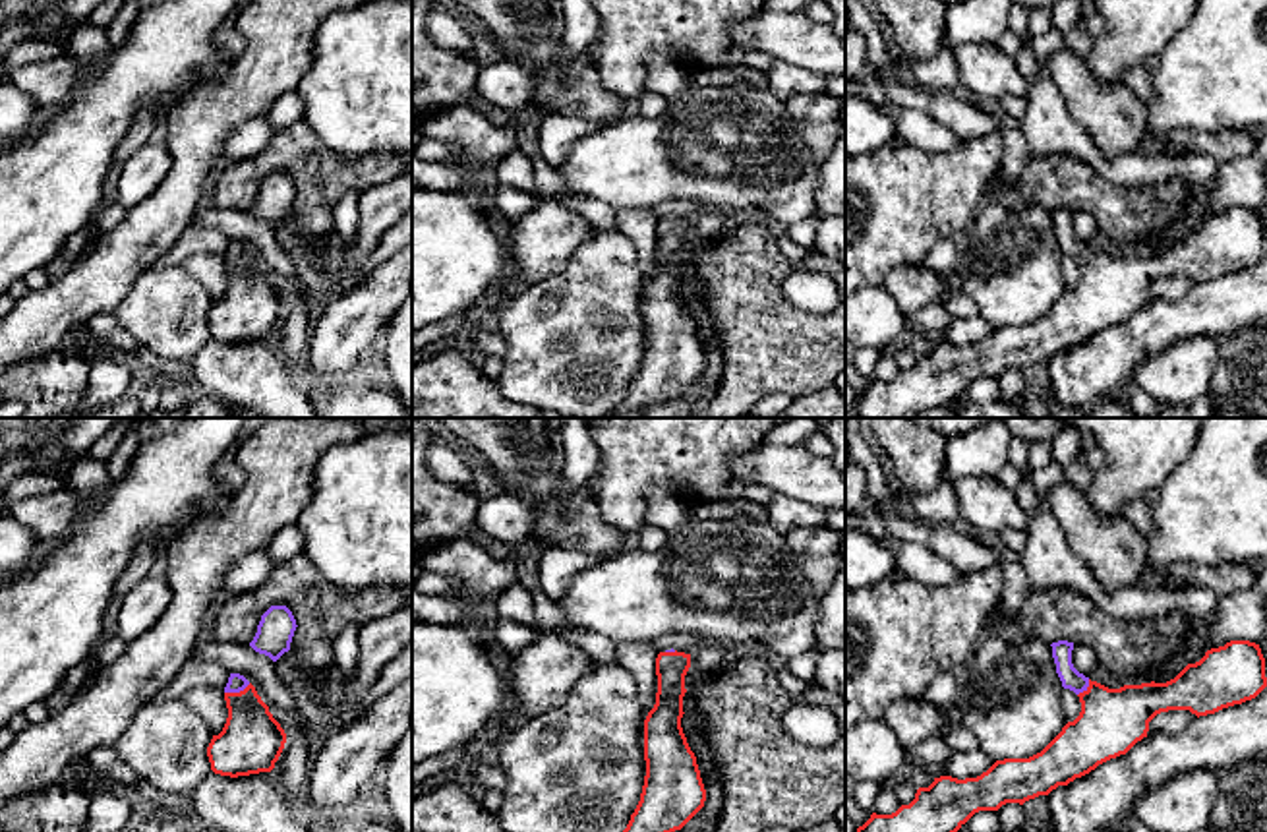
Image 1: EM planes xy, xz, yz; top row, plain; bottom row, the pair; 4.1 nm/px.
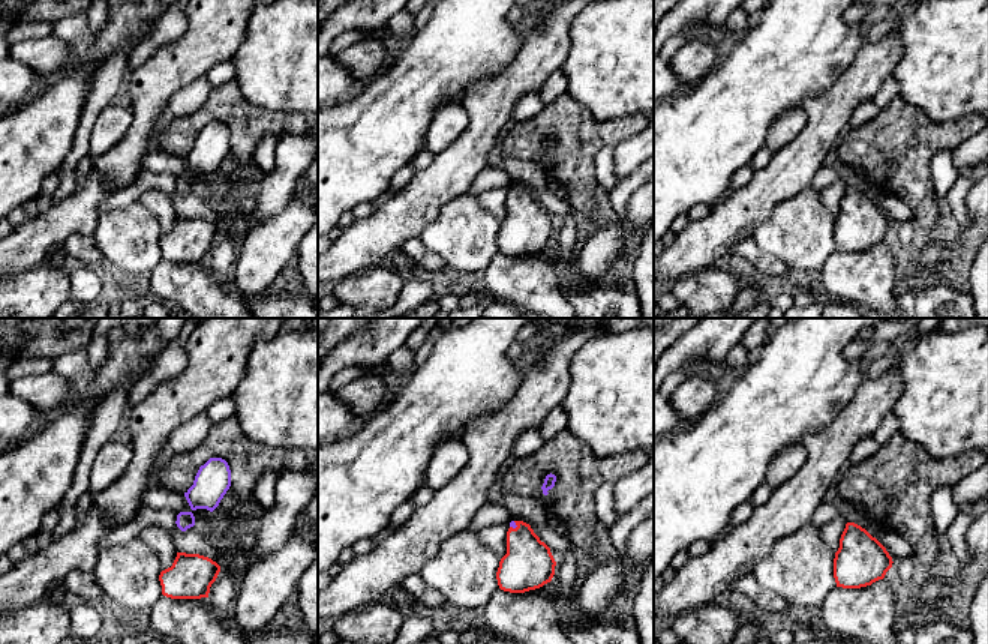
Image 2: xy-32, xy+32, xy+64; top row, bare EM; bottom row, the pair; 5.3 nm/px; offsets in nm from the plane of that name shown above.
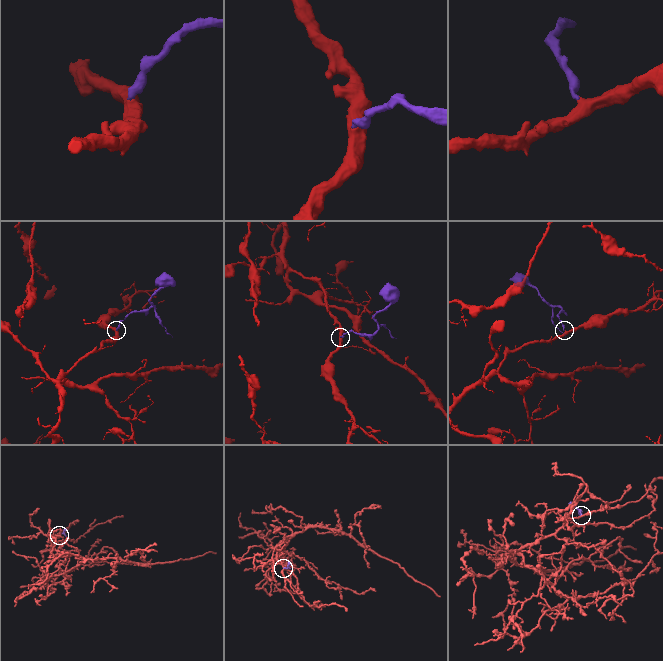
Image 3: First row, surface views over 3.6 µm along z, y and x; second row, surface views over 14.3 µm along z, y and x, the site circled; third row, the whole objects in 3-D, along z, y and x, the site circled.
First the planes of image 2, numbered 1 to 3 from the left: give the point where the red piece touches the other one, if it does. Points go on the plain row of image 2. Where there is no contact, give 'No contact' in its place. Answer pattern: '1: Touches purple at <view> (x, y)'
1: No contact
2: Touches purple at xy+32 (516, 189)
3: No contact

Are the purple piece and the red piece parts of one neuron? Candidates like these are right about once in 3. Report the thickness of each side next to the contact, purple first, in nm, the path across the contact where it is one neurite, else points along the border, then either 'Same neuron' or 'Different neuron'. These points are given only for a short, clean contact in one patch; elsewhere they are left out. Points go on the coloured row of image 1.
Thickness 70 nm (purple) against 260 nm. Path across: xy (236, 682), (236, 691), (248, 714), (252, 740). Same neuron

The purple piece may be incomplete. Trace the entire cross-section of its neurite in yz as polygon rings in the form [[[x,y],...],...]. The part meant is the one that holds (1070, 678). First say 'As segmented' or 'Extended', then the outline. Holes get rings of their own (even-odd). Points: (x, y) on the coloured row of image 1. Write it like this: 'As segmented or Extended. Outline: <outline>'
Extended. Outline: [[[1250,640],[1207,650],[1166,683],[1120,689],[1079,673],[1072,664],[1074,642],[1050,646],[1062,687],[1081,702],[1074,722],[1029,758],[996,760],[977,778],[934,778],[928,787],[917,789],[909,805],[892,815],[872,813],[857,832],[958,832],[979,811],[1023,805],[1126,755],[1147,737],[1149,722],[1161,712],[1190,710],[1199,718],[1252,700],[1267,687],[1265,658]]]

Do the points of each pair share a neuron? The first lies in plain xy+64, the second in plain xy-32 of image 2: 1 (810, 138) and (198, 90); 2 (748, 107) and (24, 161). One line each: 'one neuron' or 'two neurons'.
1: two neurons
2: one neuron

